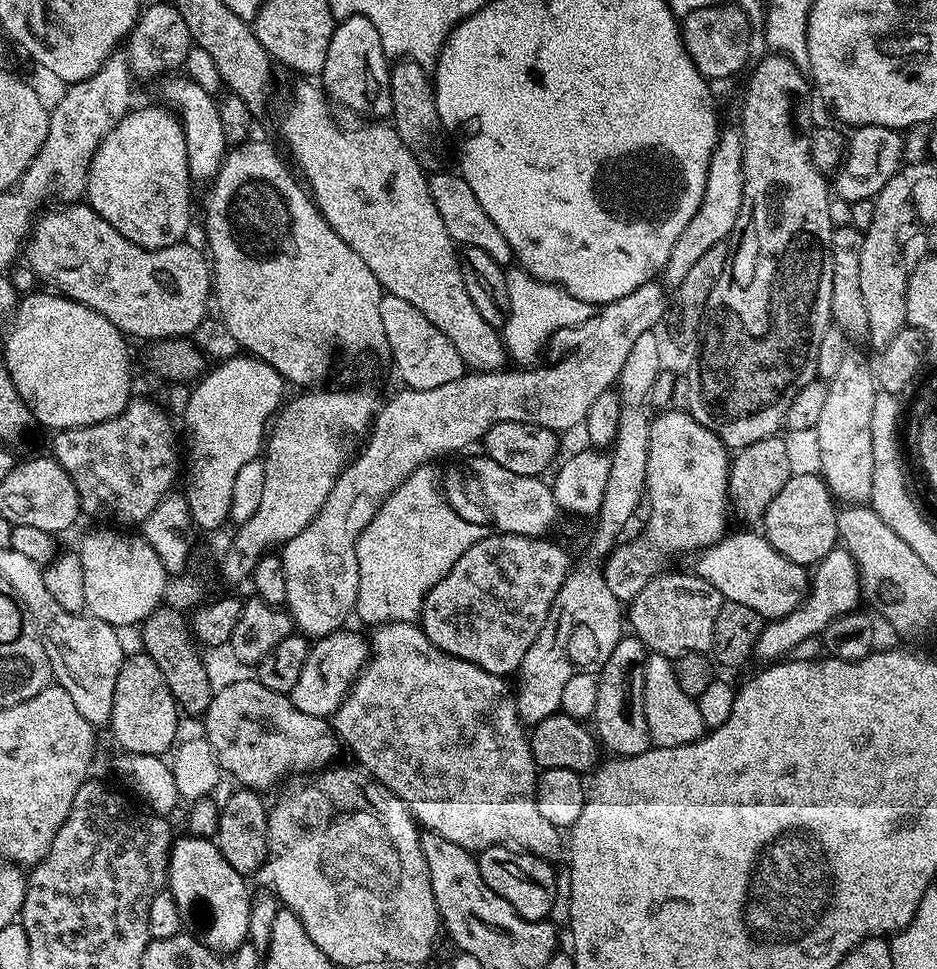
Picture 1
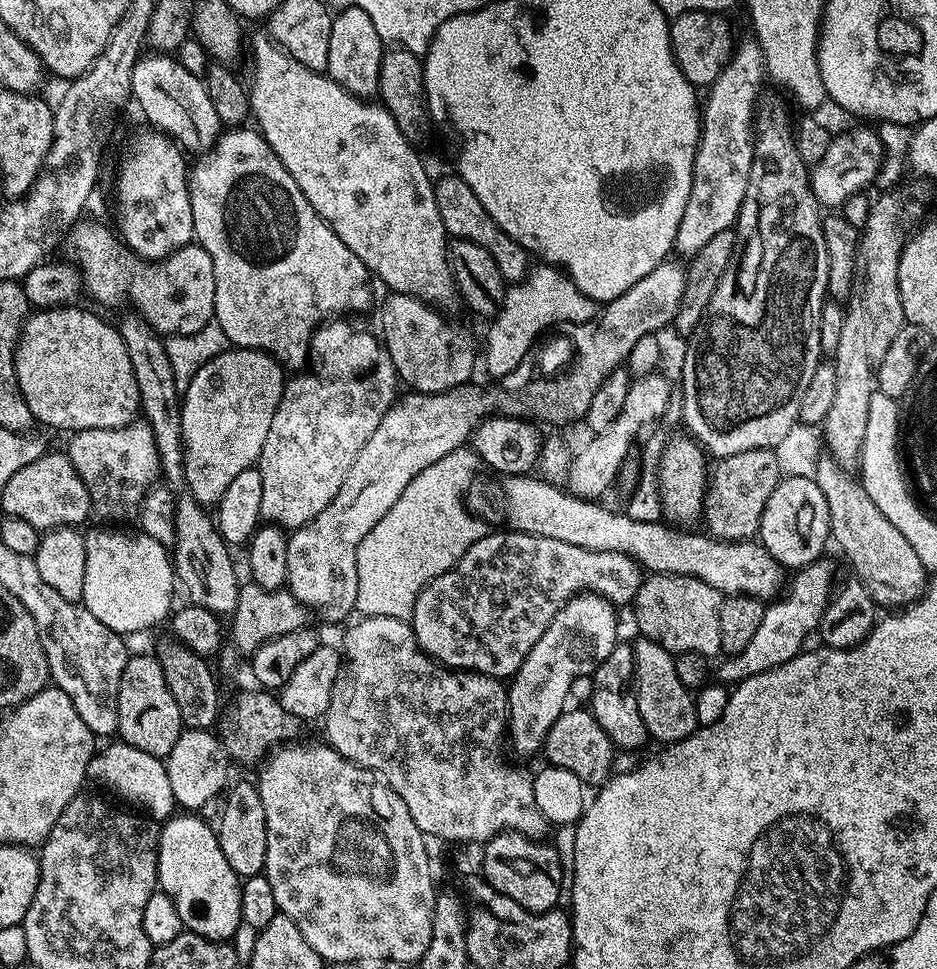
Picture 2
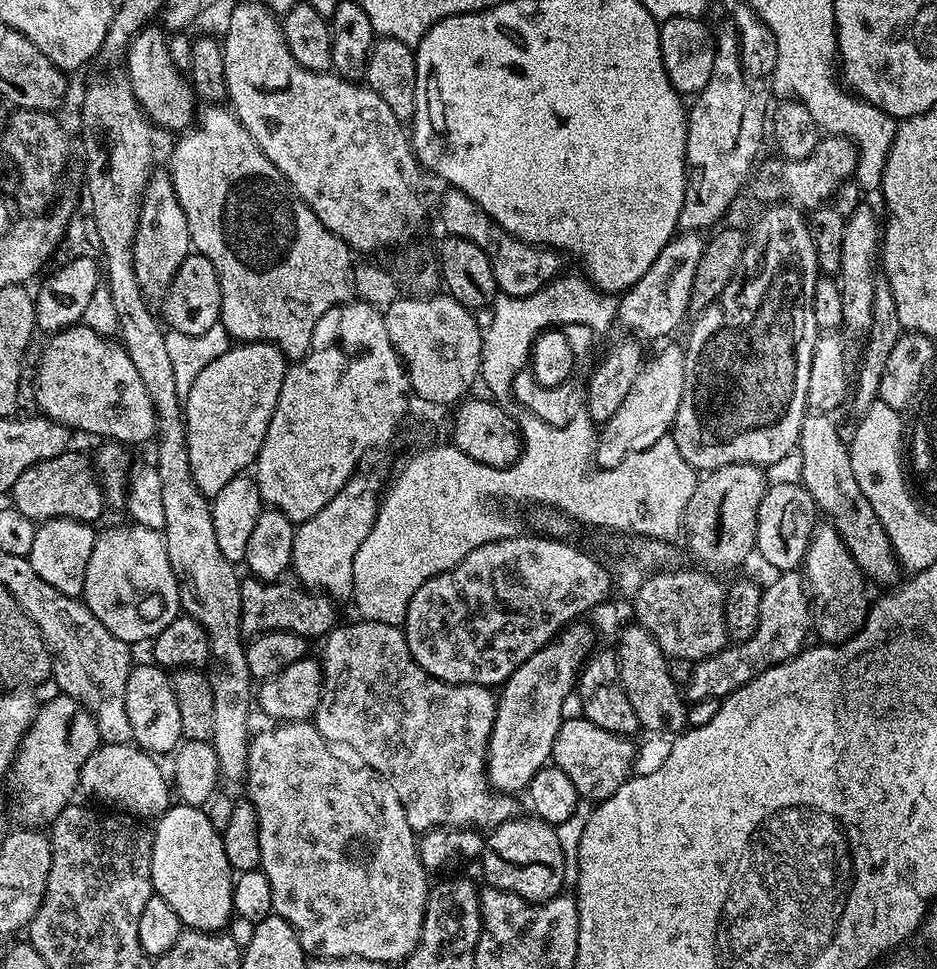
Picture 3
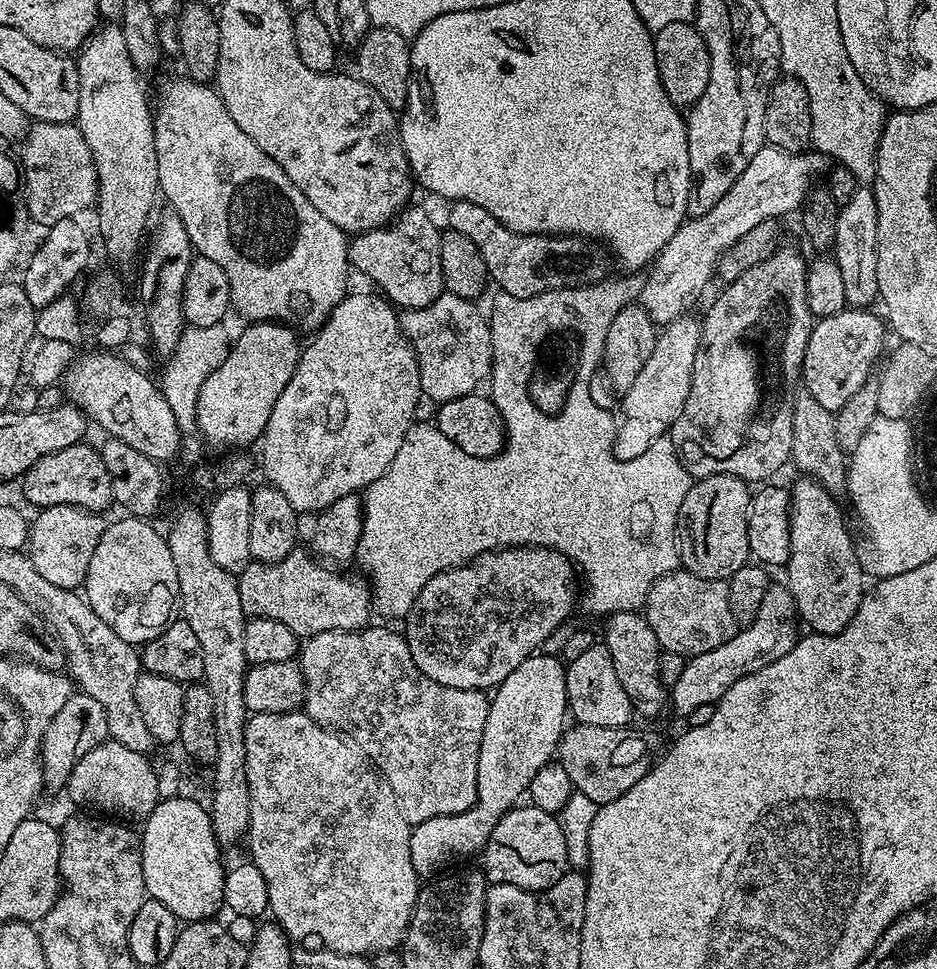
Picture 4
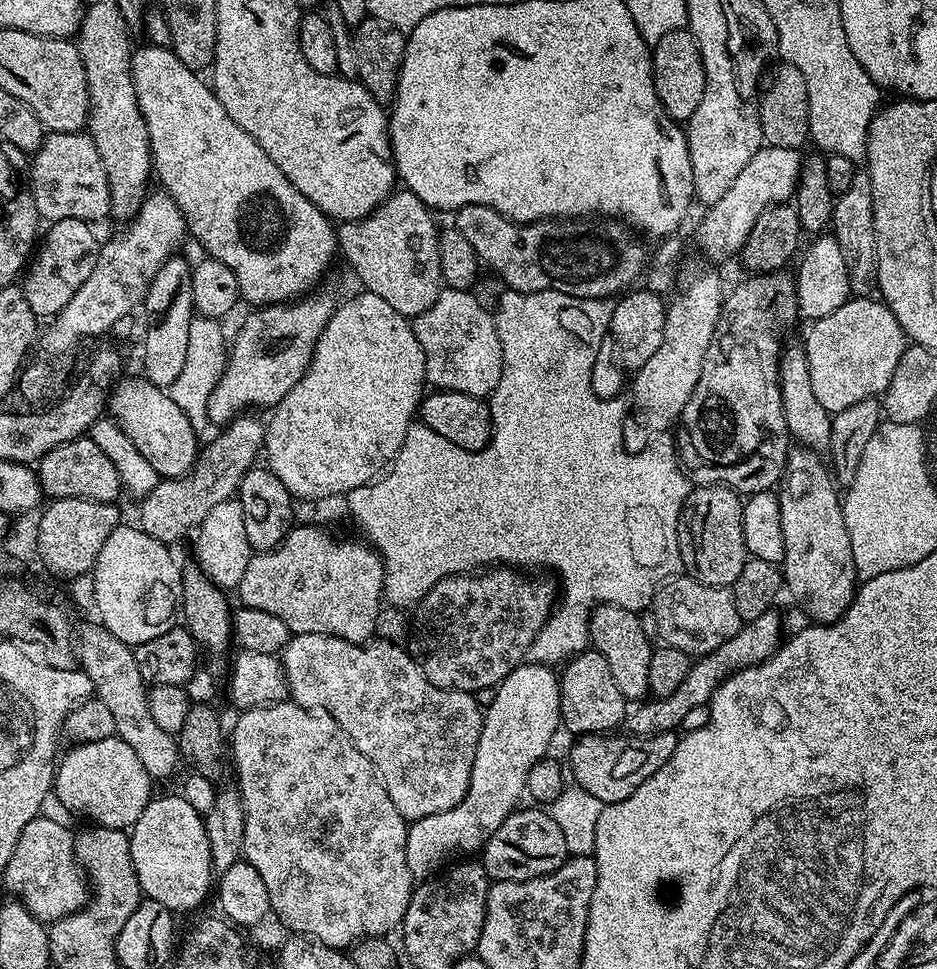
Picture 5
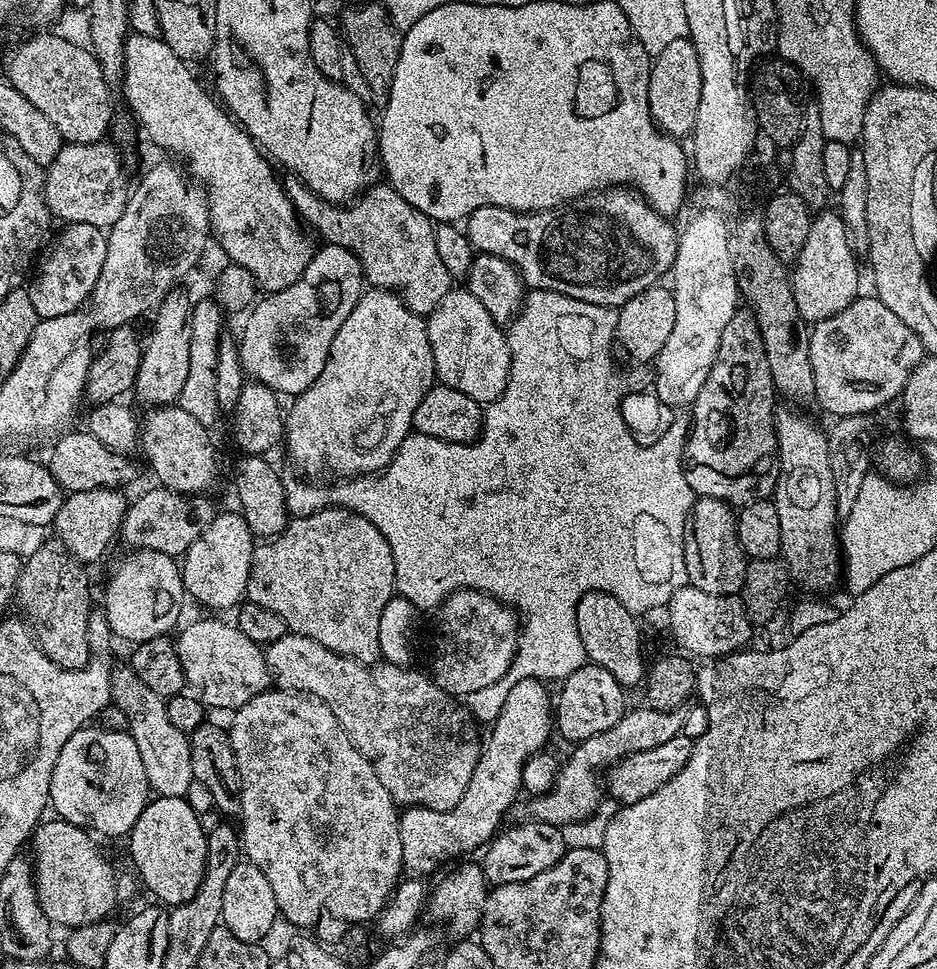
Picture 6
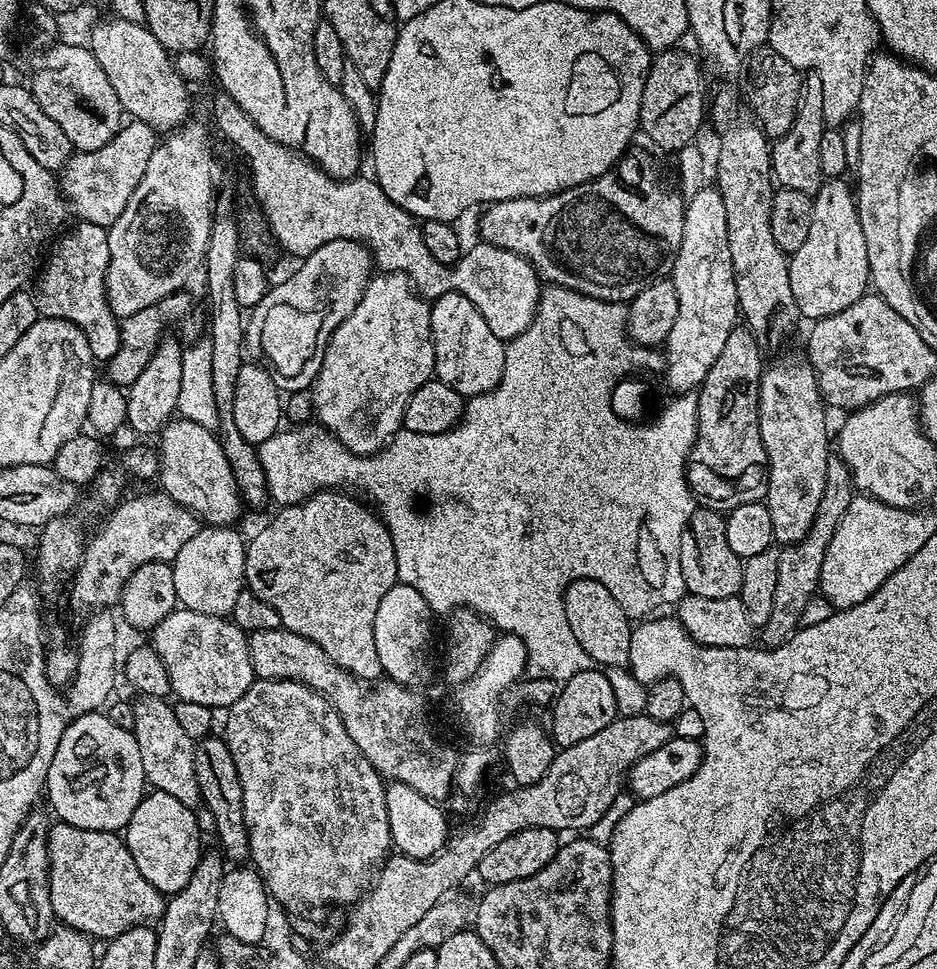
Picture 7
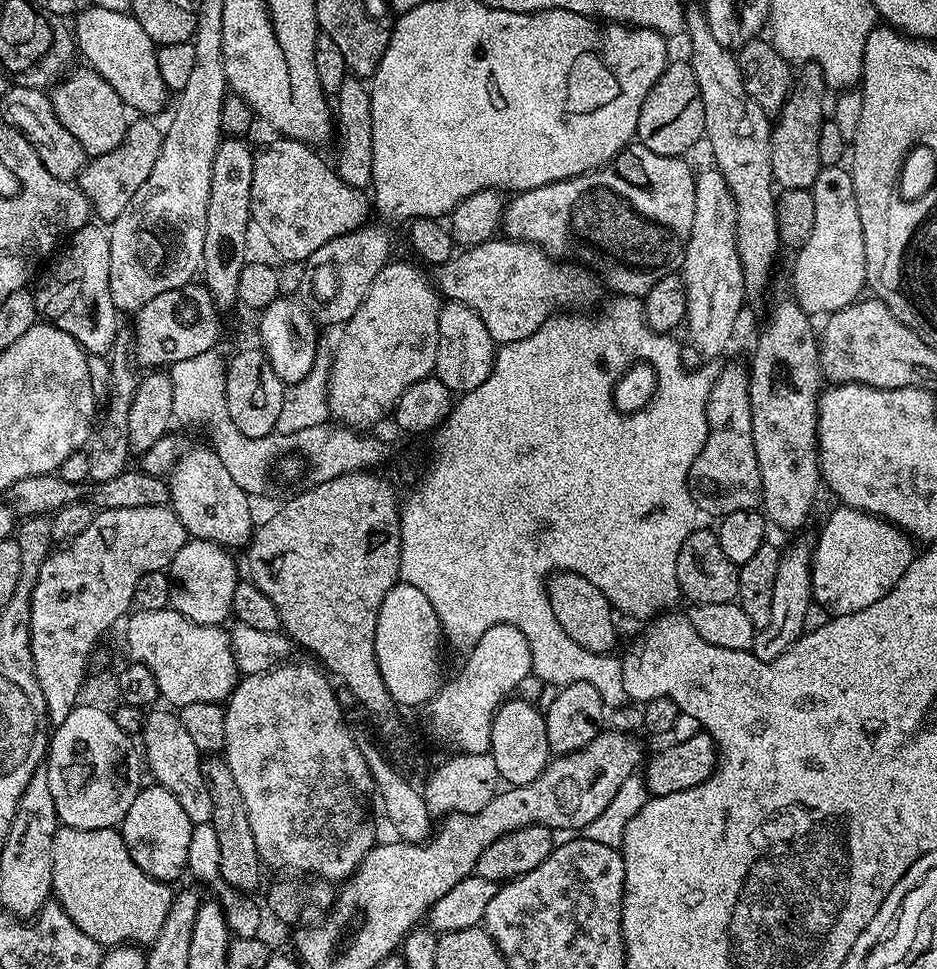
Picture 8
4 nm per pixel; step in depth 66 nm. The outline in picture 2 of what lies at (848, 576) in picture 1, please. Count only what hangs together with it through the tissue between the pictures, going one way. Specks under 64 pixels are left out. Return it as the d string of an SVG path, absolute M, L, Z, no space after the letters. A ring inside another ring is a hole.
M821 558L815 560L813 564L807 564L806 567L799 569L793 576L796 577L793 580L791 577L783 595L773 599L765 607L762 622L758 625L758 631L754 634L754 638L750 638L746 650L742 650L736 656L728 656L719 661L719 663L721 662L720 669L717 670L715 676L717 681L728 686L735 686L754 674L762 674L774 666L782 666L786 662L790 662L795 656L800 655L806 634L819 629L820 619L834 591L832 564L828 558Z

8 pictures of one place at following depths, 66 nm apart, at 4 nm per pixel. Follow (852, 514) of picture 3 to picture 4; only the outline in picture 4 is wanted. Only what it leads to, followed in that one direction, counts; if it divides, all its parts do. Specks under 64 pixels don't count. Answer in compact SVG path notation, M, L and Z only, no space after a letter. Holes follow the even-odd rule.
M800 390L792 397L792 454L791 463L805 477L817 480L828 493L845 491L848 483L848 460L838 446L836 417L812 397L808 391Z

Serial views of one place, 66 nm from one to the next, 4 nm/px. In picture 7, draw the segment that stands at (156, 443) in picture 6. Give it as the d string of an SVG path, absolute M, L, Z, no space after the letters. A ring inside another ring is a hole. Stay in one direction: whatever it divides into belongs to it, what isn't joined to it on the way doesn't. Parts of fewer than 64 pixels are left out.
M173 418L158 433L159 487L208 526L232 526L240 516L242 495L216 432L183 418Z

